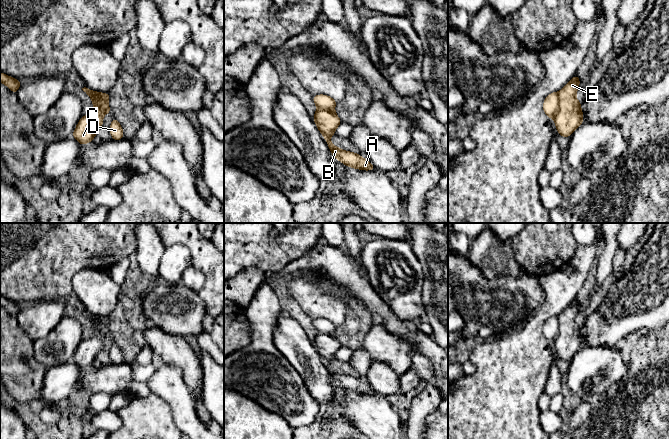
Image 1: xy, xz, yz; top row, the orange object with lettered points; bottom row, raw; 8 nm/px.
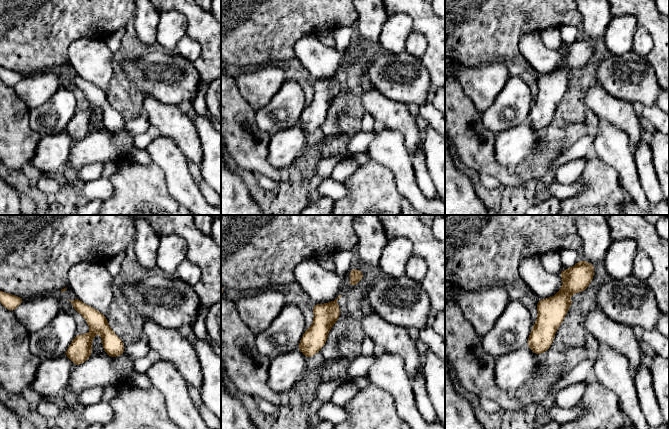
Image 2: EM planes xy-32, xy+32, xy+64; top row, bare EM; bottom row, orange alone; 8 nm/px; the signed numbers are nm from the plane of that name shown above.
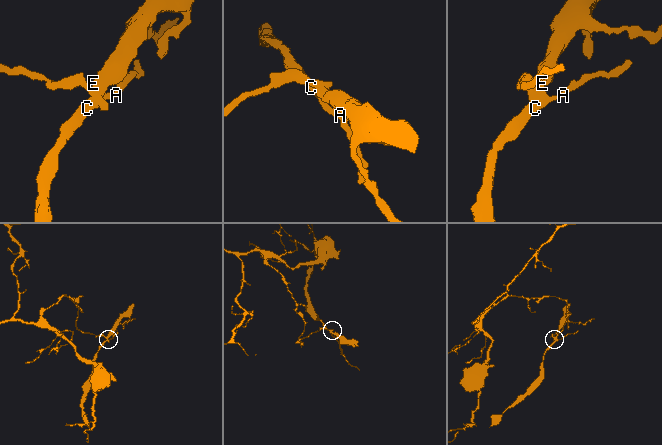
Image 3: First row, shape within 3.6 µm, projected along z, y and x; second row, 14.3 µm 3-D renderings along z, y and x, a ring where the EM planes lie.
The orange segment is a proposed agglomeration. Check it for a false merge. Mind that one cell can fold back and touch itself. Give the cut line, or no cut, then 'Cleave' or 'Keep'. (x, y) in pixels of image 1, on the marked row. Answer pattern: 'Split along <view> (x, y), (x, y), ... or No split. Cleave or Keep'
Split along yz (558, 92), (558, 109), (552, 117). Cleave

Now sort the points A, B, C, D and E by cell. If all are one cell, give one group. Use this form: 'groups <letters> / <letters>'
groups A B C E / D

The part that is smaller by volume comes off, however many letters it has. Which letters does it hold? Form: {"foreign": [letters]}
{"foreign": ["A", "B", "C", "E"]}

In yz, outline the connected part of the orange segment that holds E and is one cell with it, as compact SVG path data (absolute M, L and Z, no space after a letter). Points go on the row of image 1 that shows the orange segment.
M576 75L558 92L559 108L553 117L558 134L570 137L583 123L581 103L576 98L580 78Z

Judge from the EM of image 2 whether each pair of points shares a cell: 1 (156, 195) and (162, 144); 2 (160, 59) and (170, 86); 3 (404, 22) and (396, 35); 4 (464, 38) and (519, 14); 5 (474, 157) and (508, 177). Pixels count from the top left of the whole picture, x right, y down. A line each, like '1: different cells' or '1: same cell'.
1: different cells
2: same cell
3: same cell
4: same cell
5: same cell

